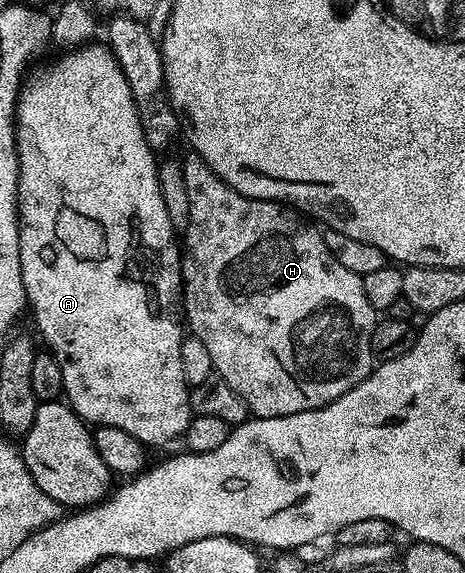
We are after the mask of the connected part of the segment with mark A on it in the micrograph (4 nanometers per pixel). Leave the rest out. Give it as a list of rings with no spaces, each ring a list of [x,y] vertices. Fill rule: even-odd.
[[[90,43],[83,48],[74,50],[73,55],[67,56],[49,75],[42,85],[30,84],[22,88],[21,100],[17,102],[17,153],[19,154],[19,183],[17,184],[17,220],[19,222],[19,259],[21,260],[21,274],[25,284],[25,300],[28,308],[32,311],[33,321],[37,324],[37,329],[41,332],[41,337],[46,341],[48,352],[53,354],[53,358],[59,363],[59,371],[63,371],[64,396],[72,409],[81,416],[82,421],[90,426],[110,425],[119,427],[127,431],[136,441],[140,441],[142,446],[161,445],[164,441],[173,441],[184,434],[185,429],[191,420],[191,410],[189,407],[189,395],[191,386],[183,379],[183,363],[181,362],[181,343],[183,340],[183,286],[181,284],[181,254],[182,246],[179,244],[178,230],[173,228],[171,215],[167,215],[167,207],[163,207],[163,195],[159,191],[159,179],[157,178],[158,158],[155,151],[150,147],[147,139],[144,138],[143,127],[140,126],[139,111],[136,110],[135,99],[132,98],[131,87],[116,61],[116,55],[112,49],[104,44]]]

